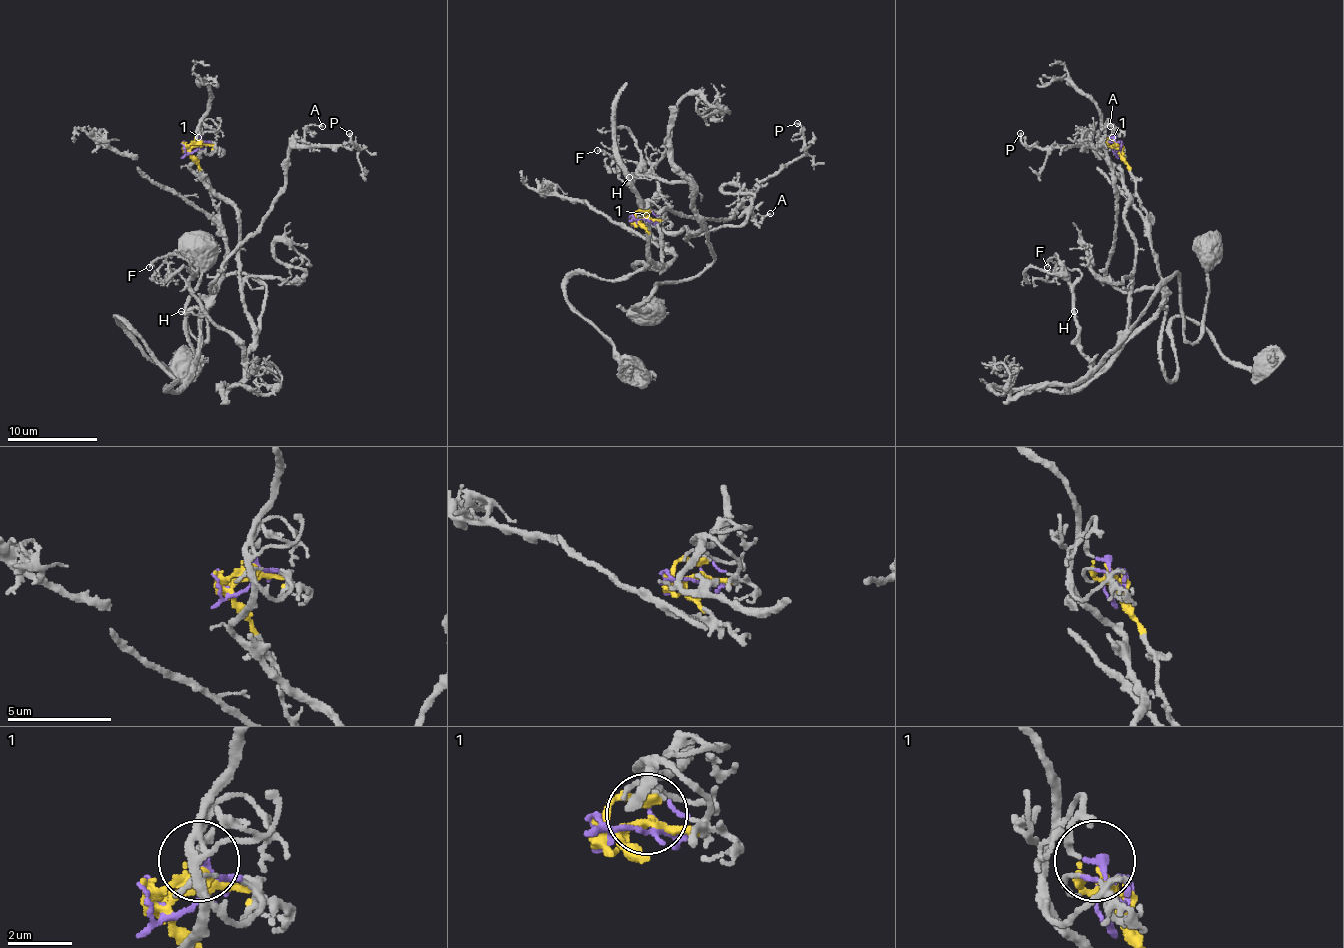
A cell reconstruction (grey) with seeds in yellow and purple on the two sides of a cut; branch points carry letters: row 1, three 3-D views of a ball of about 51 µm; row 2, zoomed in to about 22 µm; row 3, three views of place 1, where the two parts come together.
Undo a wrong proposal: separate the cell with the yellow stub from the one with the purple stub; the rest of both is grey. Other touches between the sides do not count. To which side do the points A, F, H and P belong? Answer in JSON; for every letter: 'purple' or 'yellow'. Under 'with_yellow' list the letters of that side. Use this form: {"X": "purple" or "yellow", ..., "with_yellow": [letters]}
{"A": "yellow", "F": "purple", "H": "purple", "P": "yellow", "with_yellow": ["A", "P"]}

